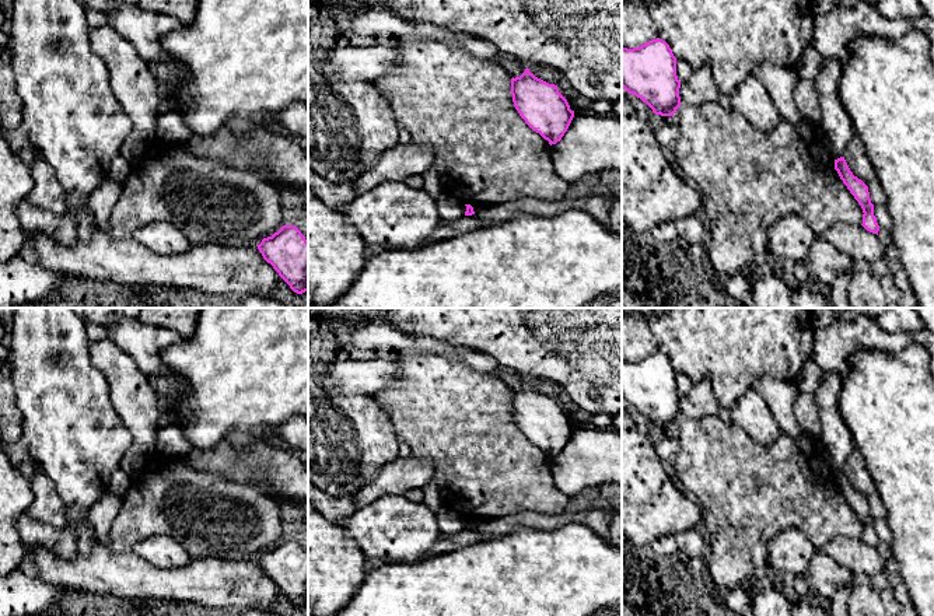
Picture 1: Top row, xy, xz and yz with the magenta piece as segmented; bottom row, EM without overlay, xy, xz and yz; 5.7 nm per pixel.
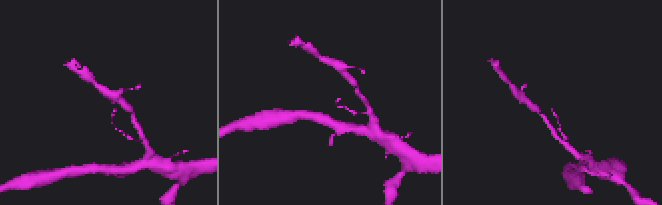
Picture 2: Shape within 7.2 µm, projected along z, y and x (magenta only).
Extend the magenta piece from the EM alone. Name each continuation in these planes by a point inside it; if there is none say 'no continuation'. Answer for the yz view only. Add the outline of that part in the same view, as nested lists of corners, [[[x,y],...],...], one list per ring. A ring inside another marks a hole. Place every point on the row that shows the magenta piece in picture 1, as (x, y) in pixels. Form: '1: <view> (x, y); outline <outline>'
no continuation

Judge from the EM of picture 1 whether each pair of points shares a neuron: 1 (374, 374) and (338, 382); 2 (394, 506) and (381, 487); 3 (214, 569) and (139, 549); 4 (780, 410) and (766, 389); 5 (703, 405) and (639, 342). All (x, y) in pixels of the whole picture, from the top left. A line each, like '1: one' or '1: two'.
1: one
2: two
3: two
4: one
5: two

